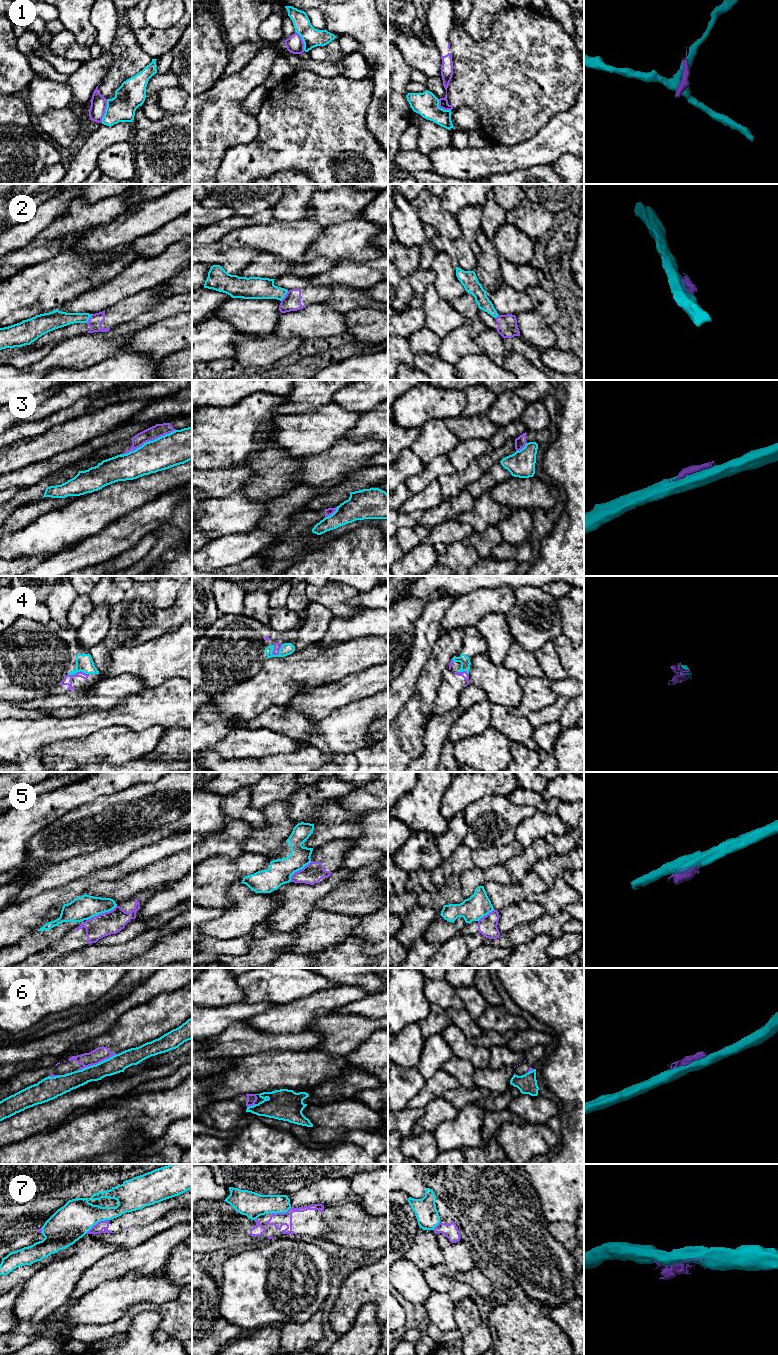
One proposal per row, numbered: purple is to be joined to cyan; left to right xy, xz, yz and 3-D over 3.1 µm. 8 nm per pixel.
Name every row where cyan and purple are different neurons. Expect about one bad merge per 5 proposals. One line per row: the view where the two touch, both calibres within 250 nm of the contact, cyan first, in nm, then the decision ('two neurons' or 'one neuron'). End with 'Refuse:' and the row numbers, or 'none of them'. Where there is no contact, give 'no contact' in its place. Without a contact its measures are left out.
1: meets cyan in xy; 220 nm thick on the cyan side, 130 nm on the other; two neurons
2: meets cyan in xz; 180 nm thick on the cyan side, 140 nm on the other; two neurons
3: meets cyan in xy; 280 nm thick on the cyan side, 110 nm on the other; two neurons
4: meets cyan in xz; 100 nm thick on the cyan side, 60 nm on the other; one neuron
5: meets cyan in xy; 190 nm thick on the cyan side, 190 nm on the other; two neurons
6: meets cyan in xy; 150 nm thick on the cyan side, 120 nm on the other; two neurons
7: meets cyan in xy; 300 nm thick on the cyan side, 80 nm on the other; two neurons
Refuse: 1, 2, 3, 5, 6, 7

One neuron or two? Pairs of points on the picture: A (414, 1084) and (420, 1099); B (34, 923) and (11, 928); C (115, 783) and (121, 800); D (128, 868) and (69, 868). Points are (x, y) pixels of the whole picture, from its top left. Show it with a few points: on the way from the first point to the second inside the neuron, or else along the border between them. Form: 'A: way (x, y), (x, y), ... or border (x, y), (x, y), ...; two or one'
A: border (426, 1080), (423, 1087), (408, 1102), (406, 1107); two
B: way (28, 925), (17, 925); one
C: border (140, 782), (125, 789), (104, 794), (96, 799); two
D: border (124, 859), (114, 865), (95, 869), (82, 878); two

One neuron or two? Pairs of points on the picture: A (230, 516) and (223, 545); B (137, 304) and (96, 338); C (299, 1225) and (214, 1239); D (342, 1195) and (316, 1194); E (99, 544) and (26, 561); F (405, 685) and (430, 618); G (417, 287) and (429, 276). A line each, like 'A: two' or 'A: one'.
A: two
B: two
C: one
D: one
E: two
F: one
G: one

